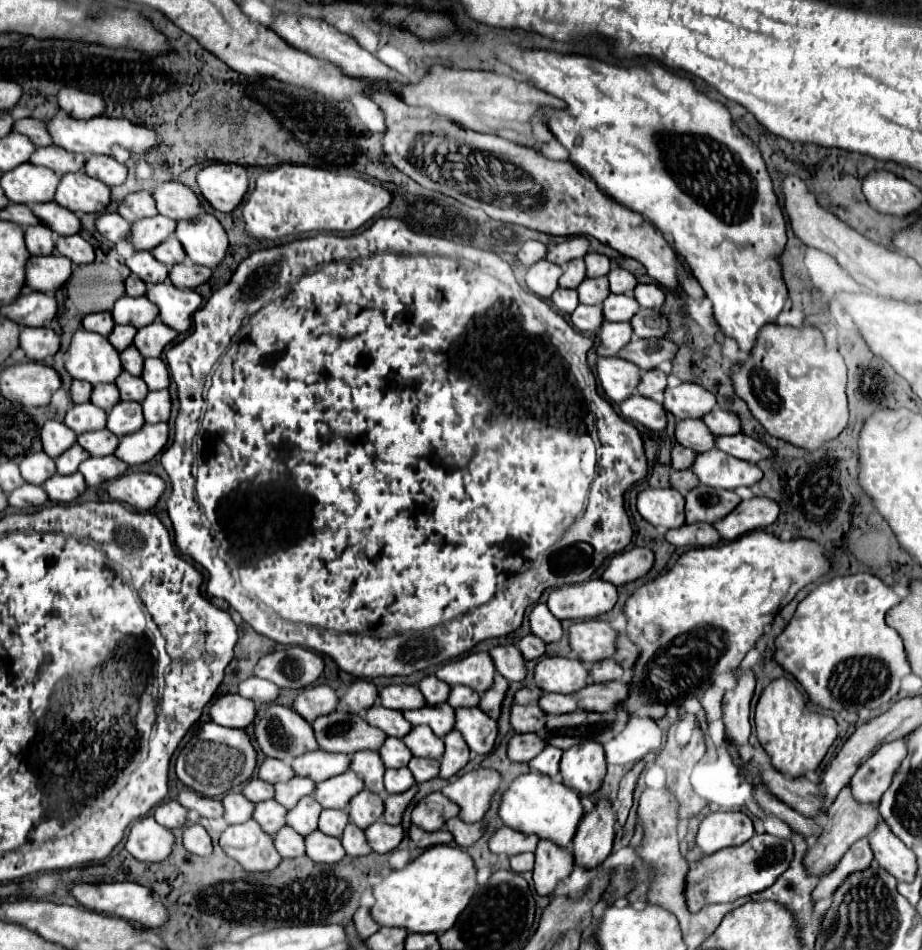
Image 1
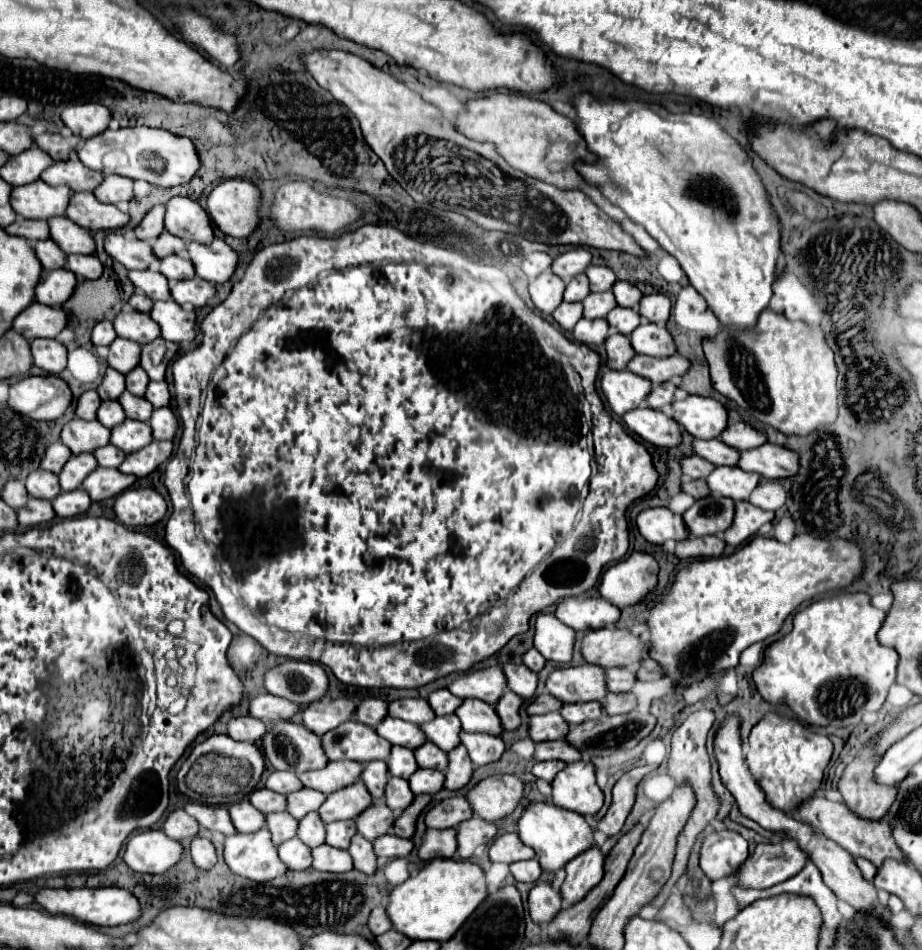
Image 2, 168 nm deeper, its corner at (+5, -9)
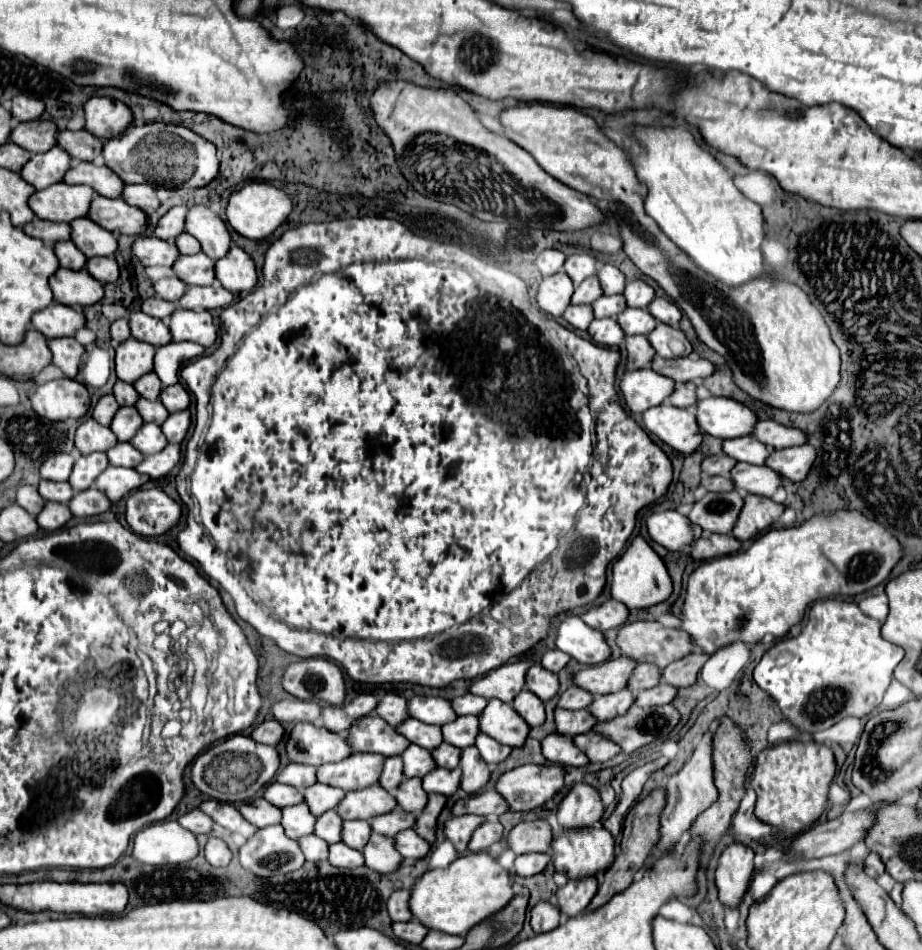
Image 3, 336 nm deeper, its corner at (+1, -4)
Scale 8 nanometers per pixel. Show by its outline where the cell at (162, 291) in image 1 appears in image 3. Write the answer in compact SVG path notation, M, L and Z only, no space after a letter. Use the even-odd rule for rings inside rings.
M176 309L166 323L174 341L194 341L210 347L218 335L218 329L208 311Z

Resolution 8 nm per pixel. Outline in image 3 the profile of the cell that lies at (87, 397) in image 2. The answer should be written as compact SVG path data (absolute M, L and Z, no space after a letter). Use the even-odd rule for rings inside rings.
M102 395L98 399L98 403L94 405L94 411L92 411L92 417L100 423L100 425L110 425L114 413L118 409L118 403L112 395Z

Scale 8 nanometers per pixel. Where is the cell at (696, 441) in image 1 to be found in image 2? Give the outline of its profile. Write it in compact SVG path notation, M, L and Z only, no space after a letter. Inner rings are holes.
M718 438L694 440L694 452L716 466L734 466L736 458L740 458L740 452L736 448L726 446Z

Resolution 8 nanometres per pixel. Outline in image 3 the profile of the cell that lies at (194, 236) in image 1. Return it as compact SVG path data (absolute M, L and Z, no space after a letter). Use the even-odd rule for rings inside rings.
M232 243L226 257L216 261L214 269L216 269L216 279L232 293L250 291L258 281L254 261L236 243Z

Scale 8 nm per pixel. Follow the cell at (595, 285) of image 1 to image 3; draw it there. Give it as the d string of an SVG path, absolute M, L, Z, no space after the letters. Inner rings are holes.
M602 295L600 299L596 299L592 303L596 319L600 319L600 317L616 317L624 307L626 307L624 295Z

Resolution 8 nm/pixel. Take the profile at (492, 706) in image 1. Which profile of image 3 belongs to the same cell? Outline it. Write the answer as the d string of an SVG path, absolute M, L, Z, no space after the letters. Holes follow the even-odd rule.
M522 689L522 691L516 695L516 699L512 701L512 707L514 707L514 711L516 711L530 727L542 725L544 719L546 719L544 703L542 703L534 693L530 693L528 689Z

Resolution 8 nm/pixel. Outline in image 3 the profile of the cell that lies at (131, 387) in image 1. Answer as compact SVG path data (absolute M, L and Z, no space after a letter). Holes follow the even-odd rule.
M140 397L134 405L140 413L140 417L144 419L144 423L156 423L156 425L162 425L168 417L168 411L166 407L156 399L156 401L150 401L150 399L144 399Z

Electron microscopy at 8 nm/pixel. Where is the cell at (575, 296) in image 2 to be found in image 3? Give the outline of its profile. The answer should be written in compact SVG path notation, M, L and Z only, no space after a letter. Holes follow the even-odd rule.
M588 277L584 279L576 289L574 289L574 295L572 295L572 303L574 305L590 305L592 301L596 301L596 297L602 295L602 289L600 289L600 283L596 277Z

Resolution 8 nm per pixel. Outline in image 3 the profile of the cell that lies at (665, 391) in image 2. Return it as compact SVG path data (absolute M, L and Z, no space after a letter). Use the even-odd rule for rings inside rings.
M688 381L688 383L676 383L672 395L668 397L668 403L676 405L676 407L692 407L696 403L696 383Z

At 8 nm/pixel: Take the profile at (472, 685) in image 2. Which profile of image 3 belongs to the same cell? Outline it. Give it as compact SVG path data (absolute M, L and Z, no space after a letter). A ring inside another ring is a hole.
M528 661L500 665L496 669L492 669L490 673L486 673L484 677L472 681L470 693L480 695L484 699L496 697L504 703L510 703L516 697L516 693L520 693L524 689L524 677L526 677L526 671L530 665L532 663L528 663Z

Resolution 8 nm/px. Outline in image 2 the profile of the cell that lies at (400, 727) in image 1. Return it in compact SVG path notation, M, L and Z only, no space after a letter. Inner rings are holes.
M384 718L384 722L378 724L376 732L386 738L390 744L398 744L398 746L406 746L406 748L420 748L428 738L424 738L422 730L418 726L412 726L408 722L400 722L398 718Z

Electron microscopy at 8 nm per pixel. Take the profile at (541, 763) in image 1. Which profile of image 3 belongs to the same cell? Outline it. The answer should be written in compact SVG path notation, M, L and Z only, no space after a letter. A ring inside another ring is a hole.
M552 733L542 741L542 753L550 763L562 767L582 767L588 763L584 753L572 745L572 737L562 737L558 733Z

